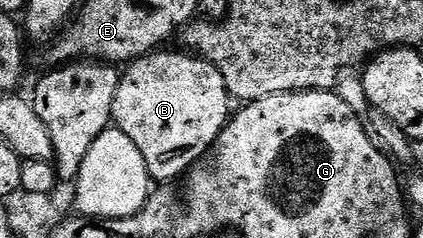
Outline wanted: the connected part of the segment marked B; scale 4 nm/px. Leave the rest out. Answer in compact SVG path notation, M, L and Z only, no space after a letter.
M166 51L148 53L125 66L126 73L124 69L119 76L116 99L112 103L112 121L120 131L124 131L124 135L128 135L128 139L132 139L136 151L144 157L151 182L174 183L170 181L189 174L213 150L222 128L232 116L232 98L216 67L205 59L186 51L162 52Z

